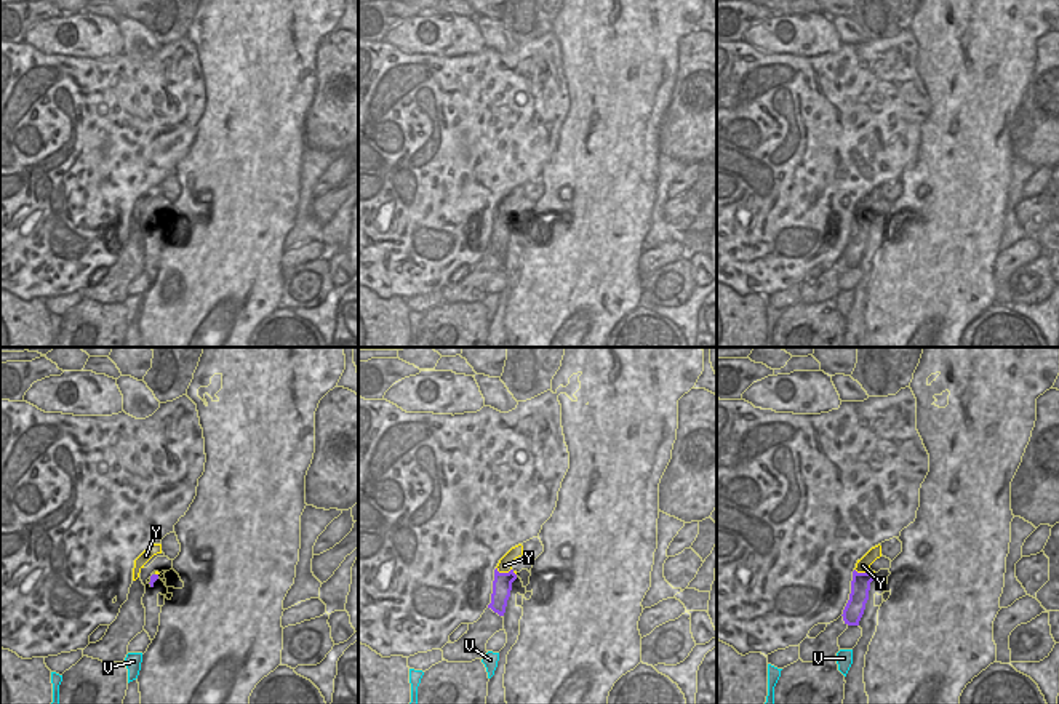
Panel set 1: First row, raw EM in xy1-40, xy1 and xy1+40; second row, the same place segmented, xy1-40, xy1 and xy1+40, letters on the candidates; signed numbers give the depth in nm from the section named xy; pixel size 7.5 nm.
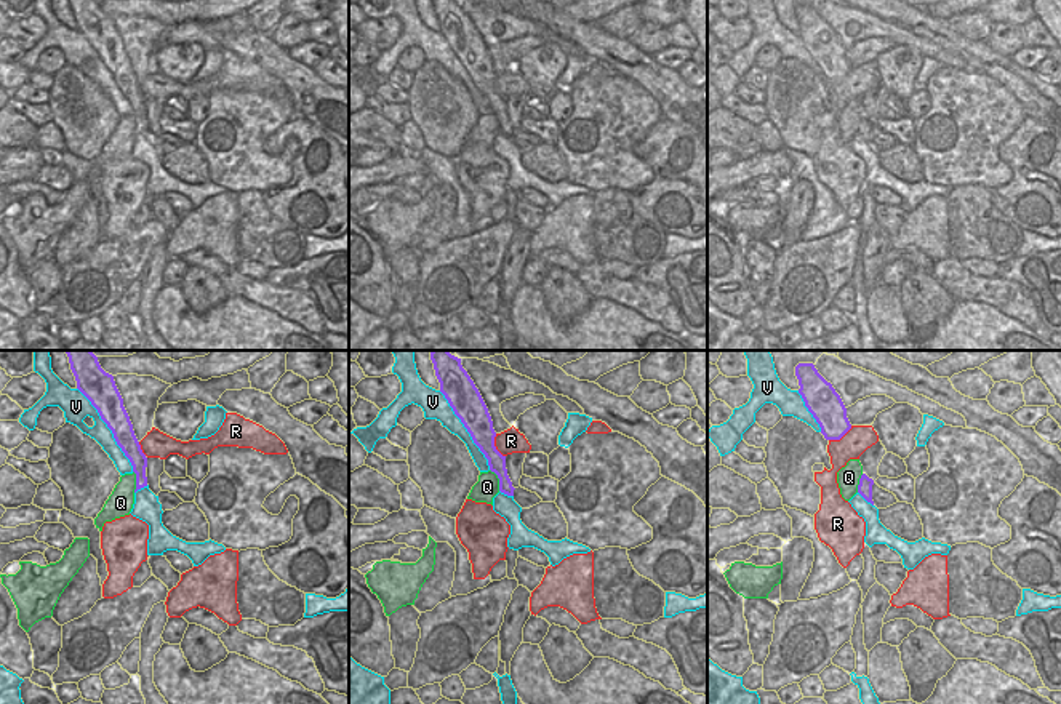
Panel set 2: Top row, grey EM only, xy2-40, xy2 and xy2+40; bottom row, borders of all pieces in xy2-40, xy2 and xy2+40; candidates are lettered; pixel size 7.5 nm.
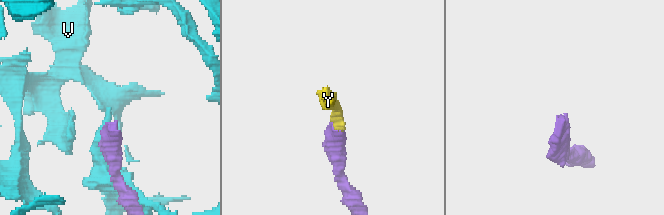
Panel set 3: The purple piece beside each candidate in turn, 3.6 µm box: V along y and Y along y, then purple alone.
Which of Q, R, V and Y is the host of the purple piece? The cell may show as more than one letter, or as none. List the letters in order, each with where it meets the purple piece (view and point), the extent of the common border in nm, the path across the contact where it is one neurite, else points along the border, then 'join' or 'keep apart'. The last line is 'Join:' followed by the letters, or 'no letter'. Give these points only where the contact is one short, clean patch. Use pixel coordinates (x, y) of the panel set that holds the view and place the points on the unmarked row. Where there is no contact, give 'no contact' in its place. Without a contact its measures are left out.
Q: meets purple in xy2 at (500, 122); contact 180 nm long; border along xy2 (490, 111), (498, 120), (500, 132); keep apart
R: meets purple in xy2 at (493, 87); contact 190 nm long; keep apart
V: meets purple in xy2-40 at (109, 69); contact 750 nm long; keep apart
Y: meets purple in xy1 at (506, 215); contact 170 nm long; runs through xy1 (503, 223), (506, 215), (504, 207); join
Join: Y

